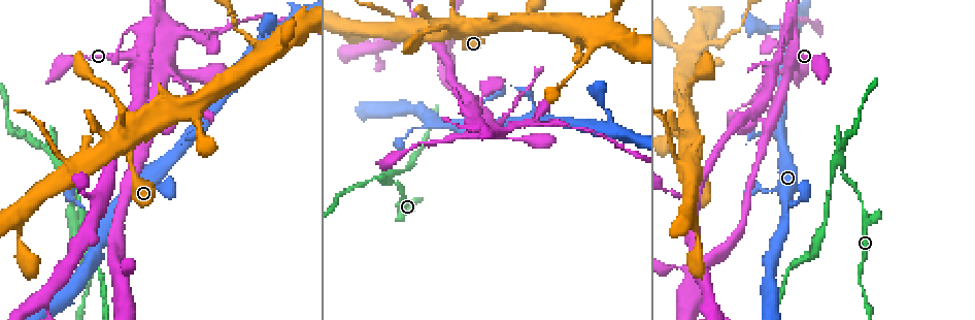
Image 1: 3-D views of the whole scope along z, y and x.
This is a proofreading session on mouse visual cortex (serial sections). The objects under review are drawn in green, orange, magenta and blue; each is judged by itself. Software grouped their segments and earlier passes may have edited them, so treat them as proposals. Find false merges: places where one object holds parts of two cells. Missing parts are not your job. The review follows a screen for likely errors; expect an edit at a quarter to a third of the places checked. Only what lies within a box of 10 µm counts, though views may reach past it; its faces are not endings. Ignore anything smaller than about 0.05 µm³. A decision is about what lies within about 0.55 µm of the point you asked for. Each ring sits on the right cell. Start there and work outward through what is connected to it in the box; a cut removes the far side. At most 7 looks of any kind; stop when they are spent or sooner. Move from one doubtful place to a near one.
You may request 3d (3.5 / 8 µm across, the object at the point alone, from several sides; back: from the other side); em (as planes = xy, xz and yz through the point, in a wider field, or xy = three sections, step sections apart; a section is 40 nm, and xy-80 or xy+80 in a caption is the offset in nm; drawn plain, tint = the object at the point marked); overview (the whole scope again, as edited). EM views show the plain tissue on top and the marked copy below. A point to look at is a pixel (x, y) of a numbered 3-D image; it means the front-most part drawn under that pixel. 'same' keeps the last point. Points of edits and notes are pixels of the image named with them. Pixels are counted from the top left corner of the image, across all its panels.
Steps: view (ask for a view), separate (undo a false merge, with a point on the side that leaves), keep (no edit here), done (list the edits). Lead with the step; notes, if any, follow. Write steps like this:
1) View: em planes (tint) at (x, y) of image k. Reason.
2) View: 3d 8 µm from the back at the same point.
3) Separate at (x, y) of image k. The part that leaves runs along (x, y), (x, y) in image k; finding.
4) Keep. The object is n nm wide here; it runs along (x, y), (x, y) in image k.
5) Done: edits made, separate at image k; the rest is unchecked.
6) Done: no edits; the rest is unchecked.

View: 3d 3.5 µm at (107, 217) of image 1. Small branch off a trunk.

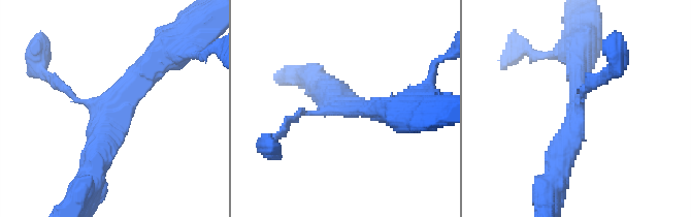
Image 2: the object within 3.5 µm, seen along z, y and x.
View: em xy step 5 (tint) at (574, 103) of image 2. Now the EM.

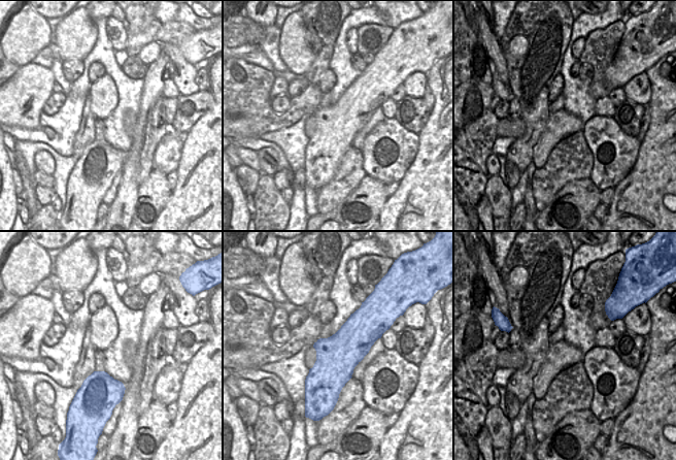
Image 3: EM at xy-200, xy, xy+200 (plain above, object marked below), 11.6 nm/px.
Keep. The object is 480 nm wide here; it runs along (164, 54), (113, 104), (95, 165) in image 2; all the same cell.

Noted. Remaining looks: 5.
View: 3d 3.5 µm at (89, 158) of image 1. Small branch off a trunk.

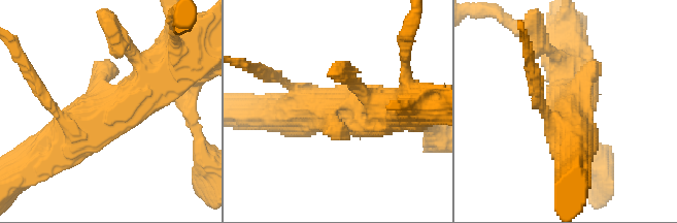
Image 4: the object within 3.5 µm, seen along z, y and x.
View: em xy step 3 (tint) at (104, 108) of image 4.

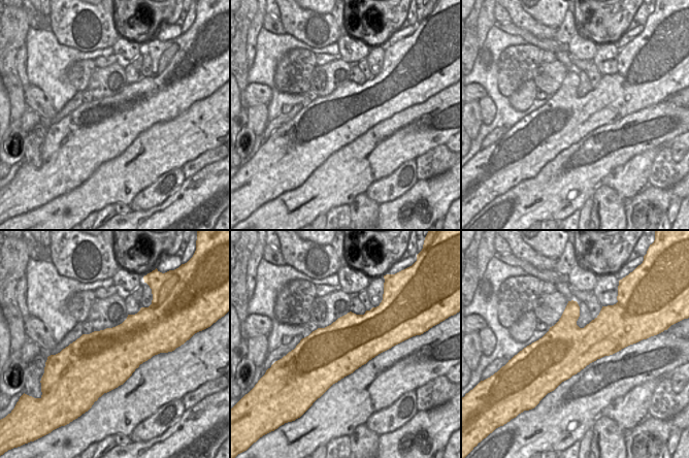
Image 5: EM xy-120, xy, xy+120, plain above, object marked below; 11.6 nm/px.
View: em xy step 5 (tint) at the same point.

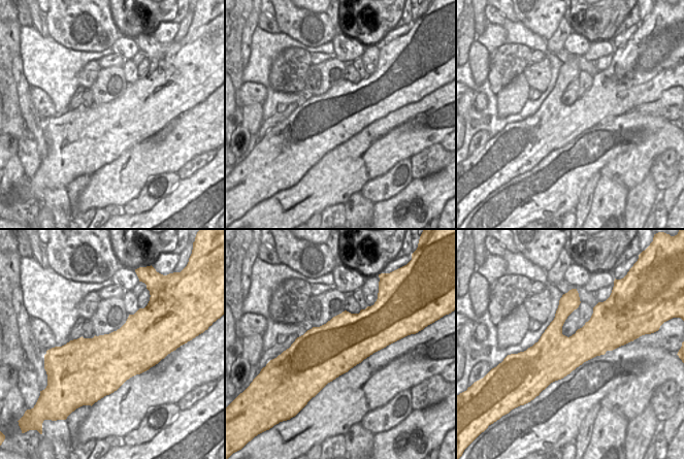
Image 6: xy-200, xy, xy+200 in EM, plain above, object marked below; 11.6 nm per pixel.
Keep. It runs along (184, 67), (157, 76), (48, 146) in image 4; all the same cell.

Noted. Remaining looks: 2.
View: 3d 3.5 µm at (529, 125) of image 1. A fork.

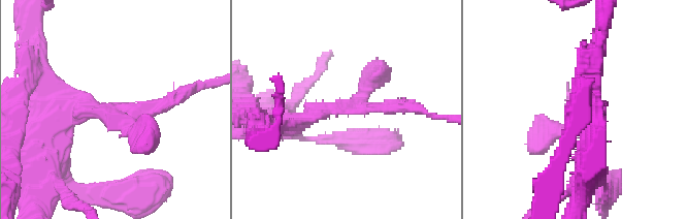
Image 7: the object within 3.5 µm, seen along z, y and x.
View: em xy step 2 (tint) at (341, 108) of image 7. 3 arms meet here; the arms are 150, 250, 350 nm wide.

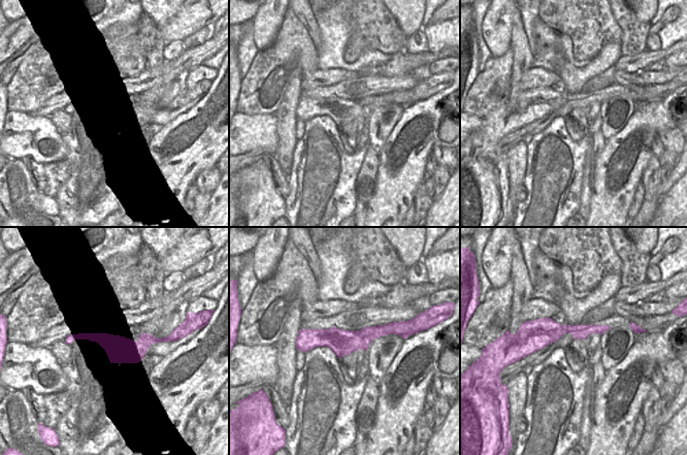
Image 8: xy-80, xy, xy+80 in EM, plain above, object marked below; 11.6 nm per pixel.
Separate at (373, 80) of image 7. The object is 300 nm wide here; the part that leaves runs along (353, 108), (413, 105), (445, 116) in image 7; a second cell is stuck on.

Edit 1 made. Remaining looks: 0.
Done: edits made, separate at image 7; the rest is unchecked.

